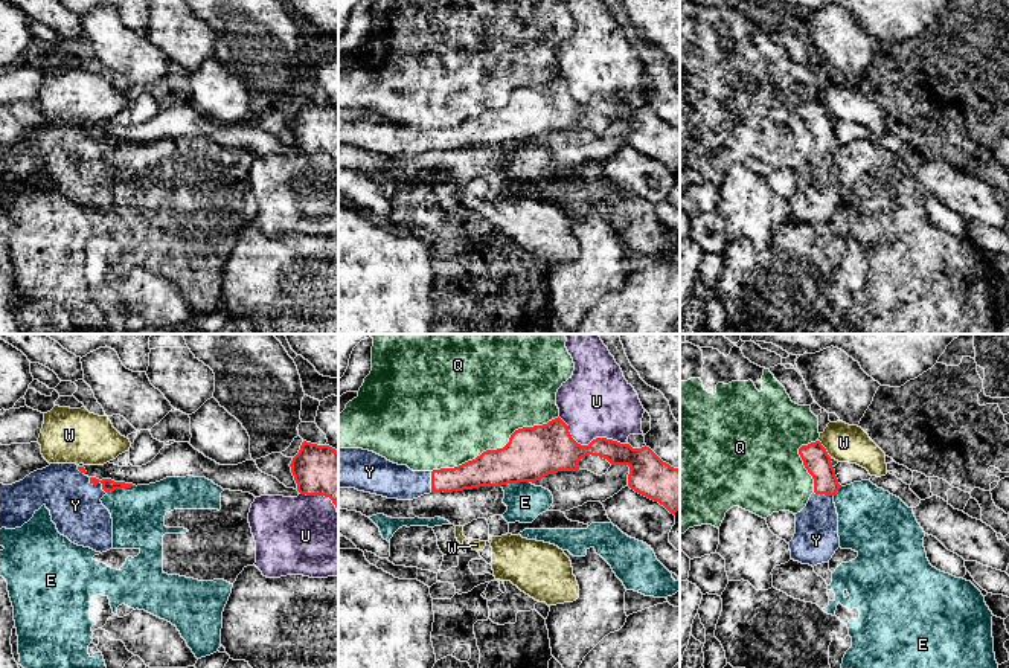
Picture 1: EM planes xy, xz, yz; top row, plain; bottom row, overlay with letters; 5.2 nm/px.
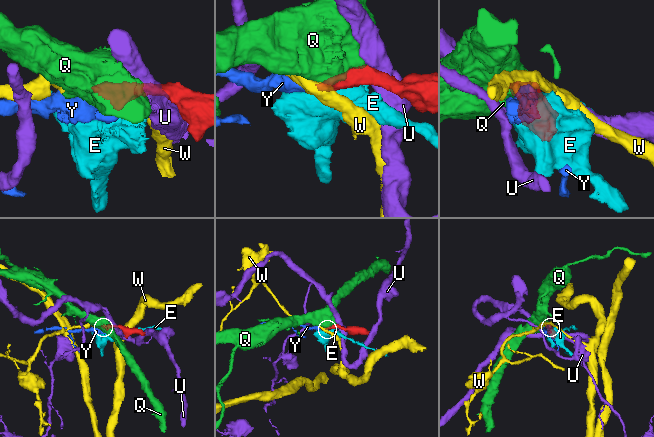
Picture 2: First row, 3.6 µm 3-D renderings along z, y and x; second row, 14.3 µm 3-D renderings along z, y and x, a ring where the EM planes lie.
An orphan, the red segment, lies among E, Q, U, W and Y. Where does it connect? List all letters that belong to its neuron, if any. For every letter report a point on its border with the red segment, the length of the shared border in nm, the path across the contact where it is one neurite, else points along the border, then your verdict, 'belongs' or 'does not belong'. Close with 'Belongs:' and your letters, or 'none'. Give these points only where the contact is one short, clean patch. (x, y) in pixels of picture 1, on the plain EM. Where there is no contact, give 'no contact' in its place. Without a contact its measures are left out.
E: contact xz (514, 141); length 160 nm; does not belong
Q: contact xz (497, 107); length 750 nm; does not belong
U: contact xz (590, 101); length 400 nm; does not belong
W: contact yz (825, 107); length 120 nm; border yz (819, 98), (831, 115); does not belong
Y: contact xy (99, 139); length 130 nm; belongs
Belongs: Y

